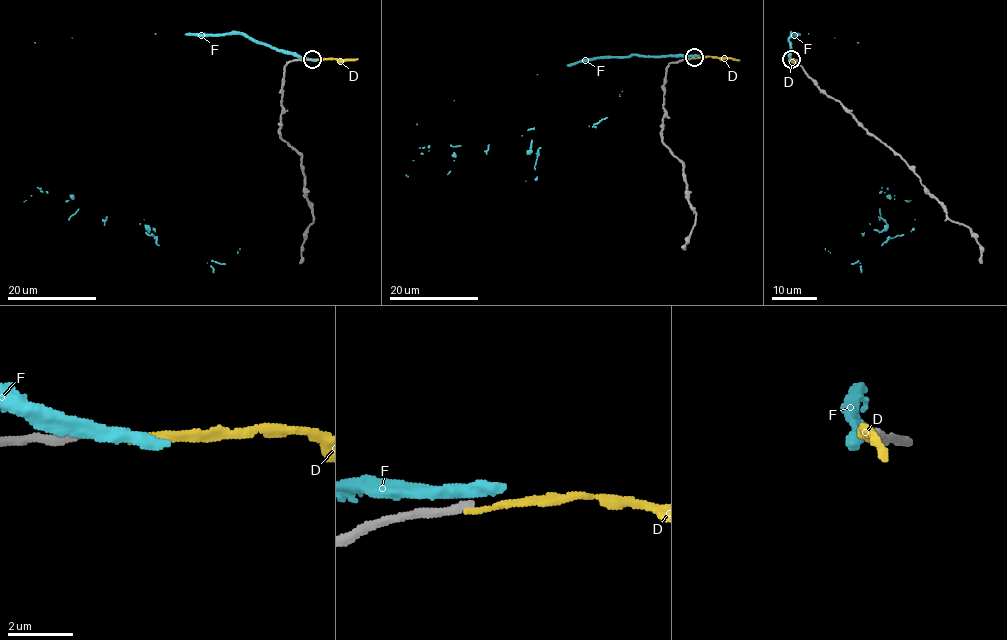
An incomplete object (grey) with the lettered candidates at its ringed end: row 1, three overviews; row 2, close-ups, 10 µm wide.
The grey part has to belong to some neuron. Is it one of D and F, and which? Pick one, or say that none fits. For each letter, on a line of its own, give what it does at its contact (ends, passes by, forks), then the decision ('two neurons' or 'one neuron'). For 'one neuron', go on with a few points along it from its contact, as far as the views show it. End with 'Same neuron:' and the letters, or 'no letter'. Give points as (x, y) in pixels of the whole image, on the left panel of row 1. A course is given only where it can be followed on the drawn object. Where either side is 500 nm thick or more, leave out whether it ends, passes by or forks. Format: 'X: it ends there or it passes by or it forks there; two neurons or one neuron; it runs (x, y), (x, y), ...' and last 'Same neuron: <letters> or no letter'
D: it ends there; two neurons
F: two neurons
Same neuron: no letter

